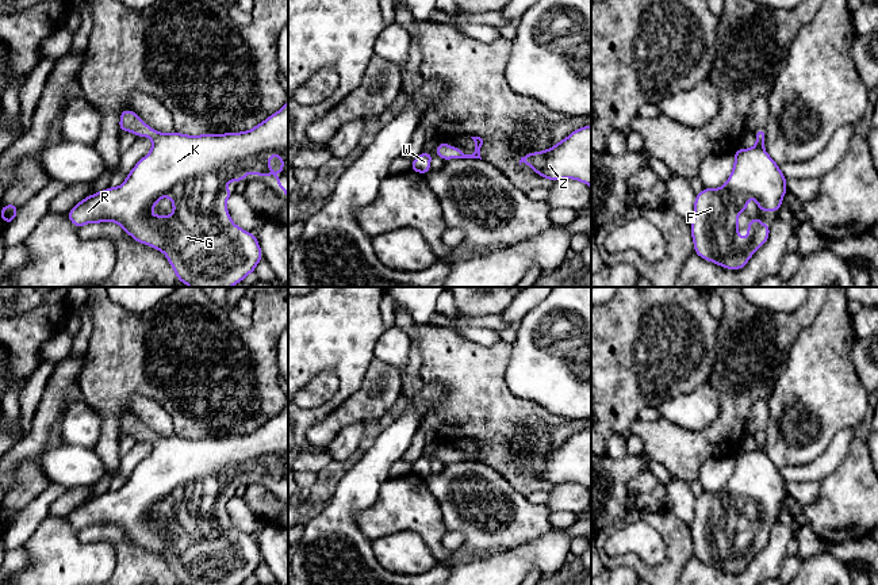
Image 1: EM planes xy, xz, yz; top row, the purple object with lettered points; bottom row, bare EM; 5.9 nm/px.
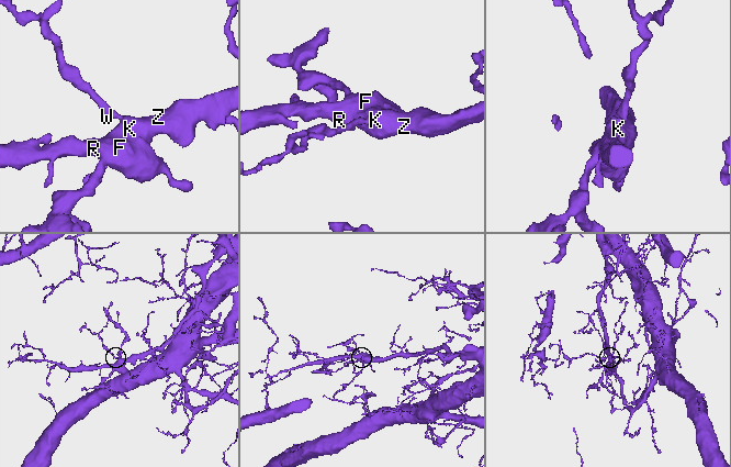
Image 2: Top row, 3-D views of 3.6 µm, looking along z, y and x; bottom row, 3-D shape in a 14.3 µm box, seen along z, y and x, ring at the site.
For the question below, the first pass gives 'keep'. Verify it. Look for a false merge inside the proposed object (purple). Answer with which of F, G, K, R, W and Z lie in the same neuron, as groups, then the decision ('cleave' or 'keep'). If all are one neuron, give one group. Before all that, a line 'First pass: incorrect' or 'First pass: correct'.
First pass: correct
F G K R W Z | keep

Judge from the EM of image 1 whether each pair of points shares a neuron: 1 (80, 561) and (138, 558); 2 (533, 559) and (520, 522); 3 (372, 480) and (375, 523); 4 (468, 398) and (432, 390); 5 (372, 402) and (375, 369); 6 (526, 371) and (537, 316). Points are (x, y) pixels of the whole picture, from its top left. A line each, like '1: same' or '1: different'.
1: different
2: different
3: different
4: different
5: same
6: same

